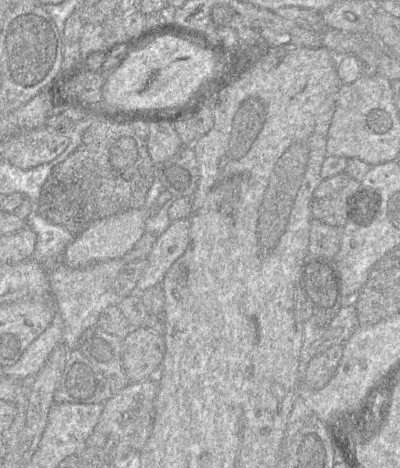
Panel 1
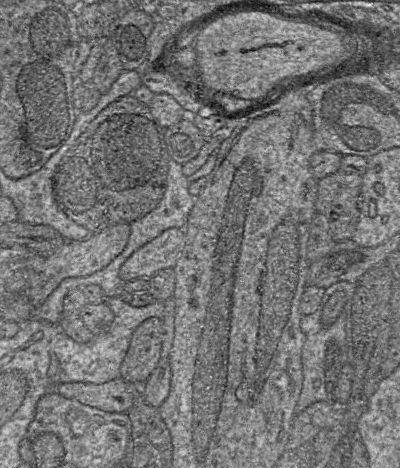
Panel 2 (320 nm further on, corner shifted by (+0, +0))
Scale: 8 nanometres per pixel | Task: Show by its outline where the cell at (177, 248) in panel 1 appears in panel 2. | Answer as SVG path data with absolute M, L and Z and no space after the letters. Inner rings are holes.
M169 228L136 250L120 267L119 278L127 282L137 278L150 279L162 270L174 267L185 243L185 231Z

